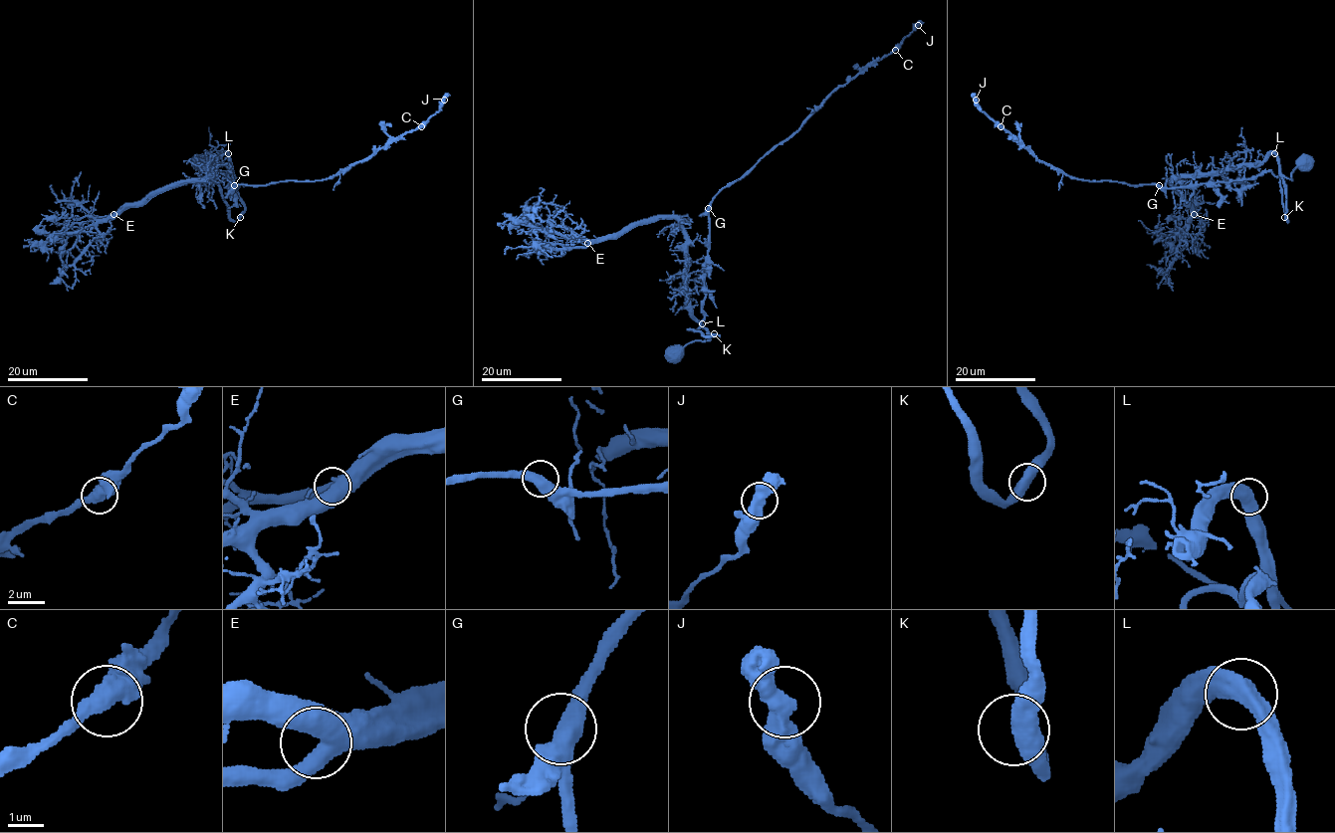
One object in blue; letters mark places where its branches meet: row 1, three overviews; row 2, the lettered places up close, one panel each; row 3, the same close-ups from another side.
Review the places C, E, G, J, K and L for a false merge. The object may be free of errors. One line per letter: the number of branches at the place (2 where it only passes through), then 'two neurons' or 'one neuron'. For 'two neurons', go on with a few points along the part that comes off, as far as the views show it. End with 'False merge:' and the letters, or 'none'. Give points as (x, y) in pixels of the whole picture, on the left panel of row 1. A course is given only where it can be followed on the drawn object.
C: branches 2; one neuron
E: branches 2; one neuron
G: branches 2; one neuron
J: branches 2; one neuron
K: branches 2; one neuron
L: branches 2; one neuron
False merge: none

